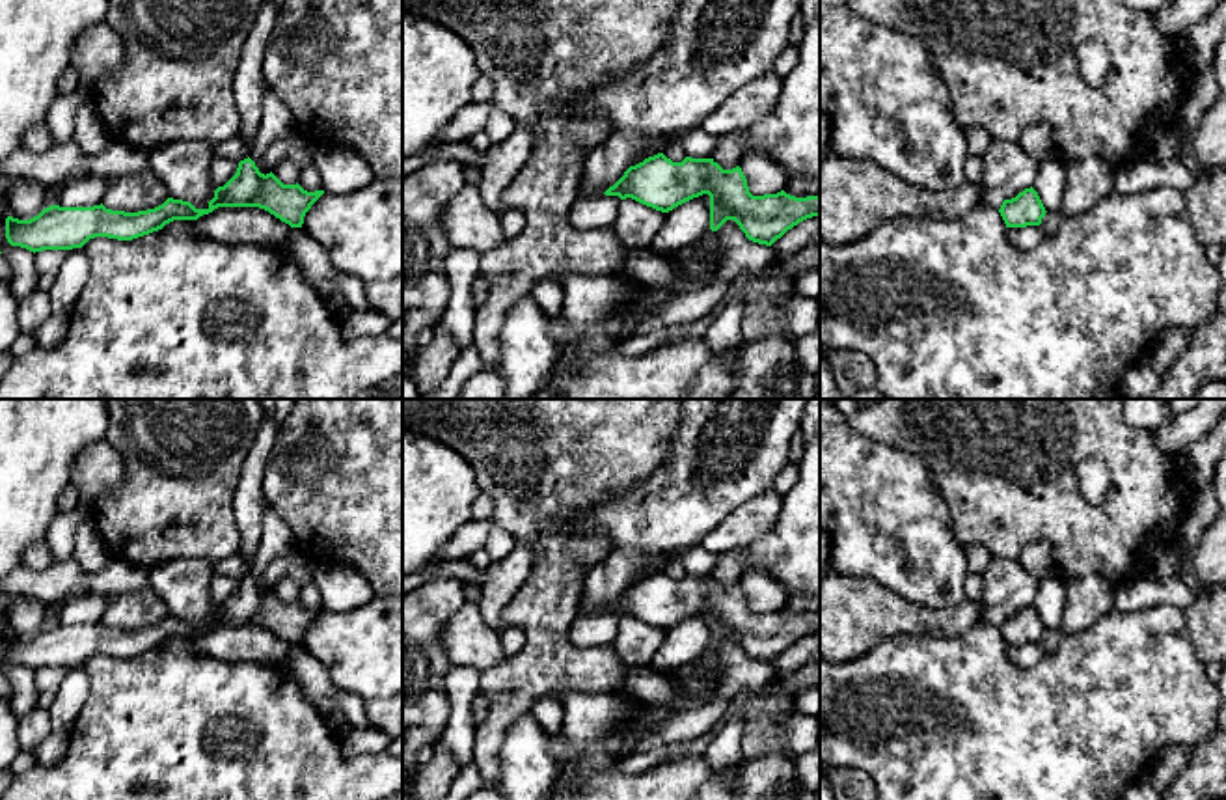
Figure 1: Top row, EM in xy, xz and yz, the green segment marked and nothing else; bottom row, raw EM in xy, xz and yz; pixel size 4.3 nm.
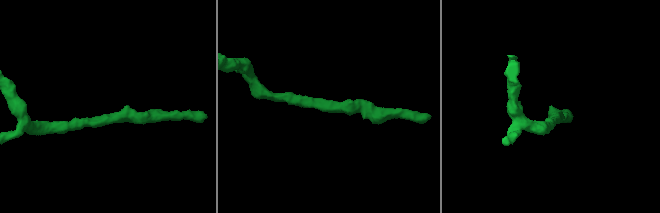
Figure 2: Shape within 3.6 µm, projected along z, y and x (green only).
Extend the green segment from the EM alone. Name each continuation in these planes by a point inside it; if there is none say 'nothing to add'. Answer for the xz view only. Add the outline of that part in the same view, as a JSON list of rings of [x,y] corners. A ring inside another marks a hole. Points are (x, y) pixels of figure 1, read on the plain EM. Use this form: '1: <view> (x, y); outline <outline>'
nothing to add

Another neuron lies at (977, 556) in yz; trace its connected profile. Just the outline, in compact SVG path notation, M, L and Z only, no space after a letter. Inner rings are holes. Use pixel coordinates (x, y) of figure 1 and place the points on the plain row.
M978 543L963 546L963 552L969 571L982 574L991 559L989 552Z

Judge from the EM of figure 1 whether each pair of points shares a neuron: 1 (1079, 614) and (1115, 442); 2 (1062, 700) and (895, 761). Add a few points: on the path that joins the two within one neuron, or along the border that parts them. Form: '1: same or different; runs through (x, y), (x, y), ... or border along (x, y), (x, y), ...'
1: different; border along (1066, 580), (1092, 573), (1102, 575), (1115, 588)
2: same; runs through (1021, 741), (1001, 761), (936, 761)

